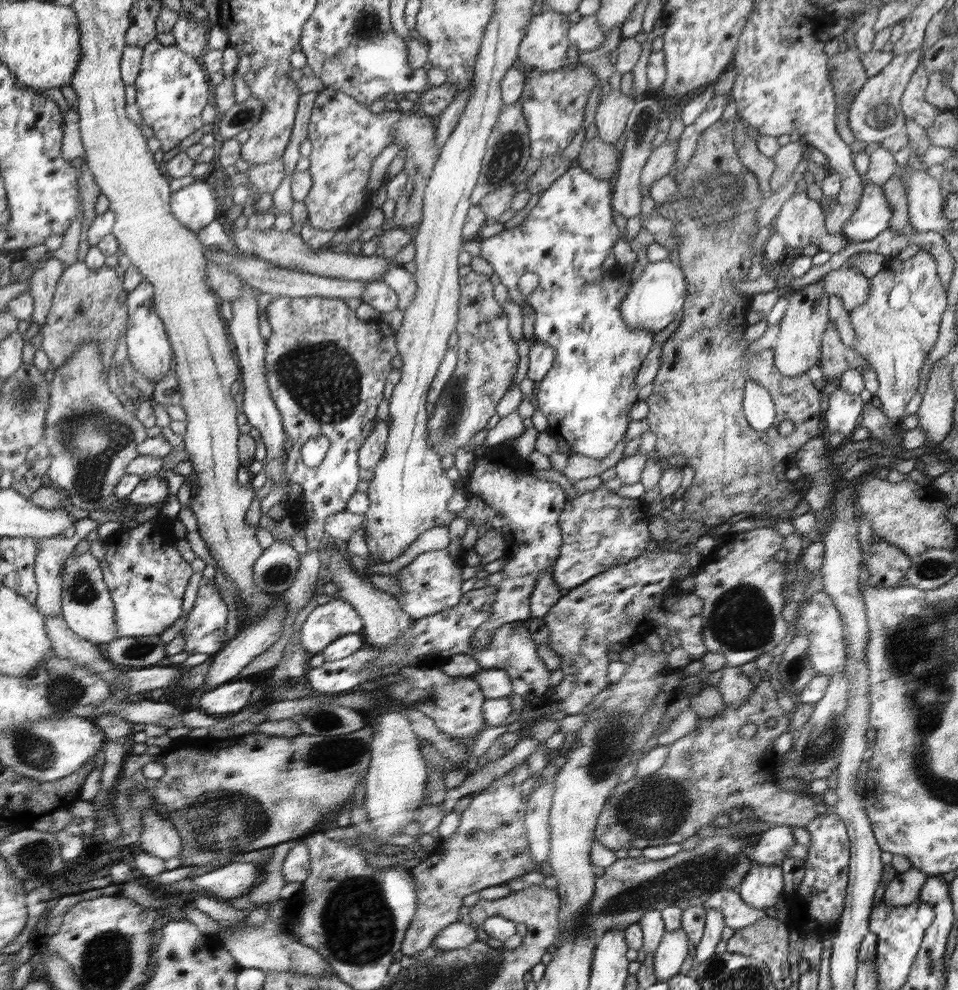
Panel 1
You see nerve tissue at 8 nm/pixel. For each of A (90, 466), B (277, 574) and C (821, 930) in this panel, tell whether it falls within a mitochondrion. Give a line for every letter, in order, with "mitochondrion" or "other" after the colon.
A: mitochondrion
B: mitochondrion
C: other

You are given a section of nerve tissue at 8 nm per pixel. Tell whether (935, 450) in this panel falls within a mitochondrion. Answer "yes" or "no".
no

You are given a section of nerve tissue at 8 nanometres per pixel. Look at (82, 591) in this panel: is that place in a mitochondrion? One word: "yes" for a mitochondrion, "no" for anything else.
yes

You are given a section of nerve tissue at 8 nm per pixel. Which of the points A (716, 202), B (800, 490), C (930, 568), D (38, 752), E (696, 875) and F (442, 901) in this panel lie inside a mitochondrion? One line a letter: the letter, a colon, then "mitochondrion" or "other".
A: mitochondrion
B: other
C: mitochondrion
D: mitochondrion
E: mitochondrion
F: other

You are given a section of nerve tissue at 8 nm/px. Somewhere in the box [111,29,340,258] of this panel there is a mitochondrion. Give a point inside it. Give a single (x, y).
(242, 118)

